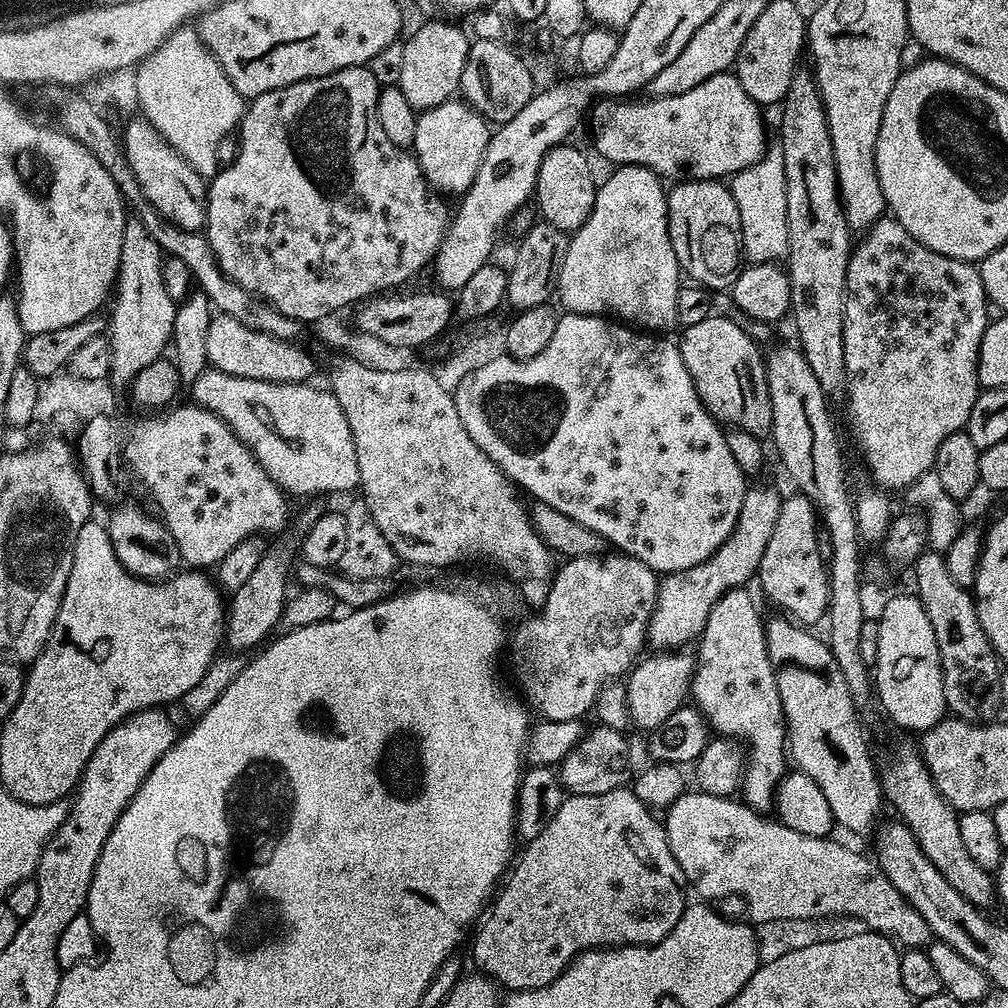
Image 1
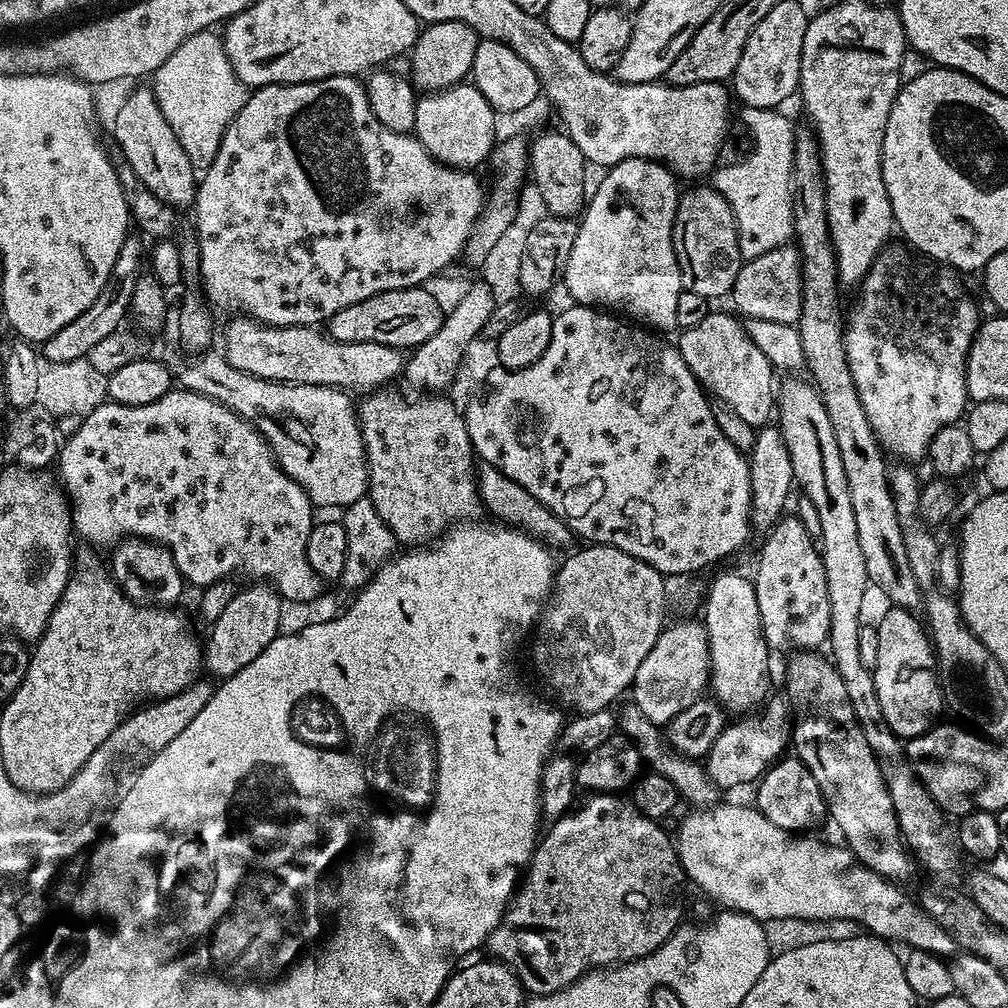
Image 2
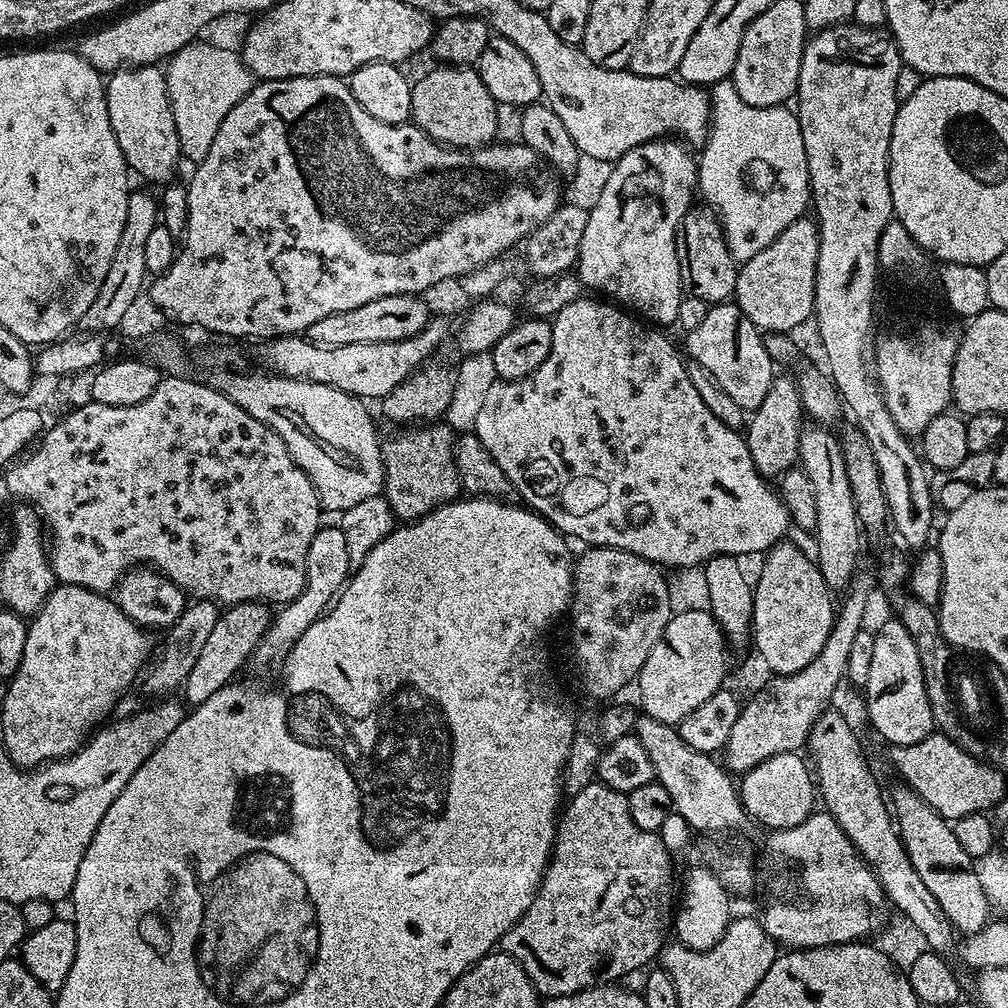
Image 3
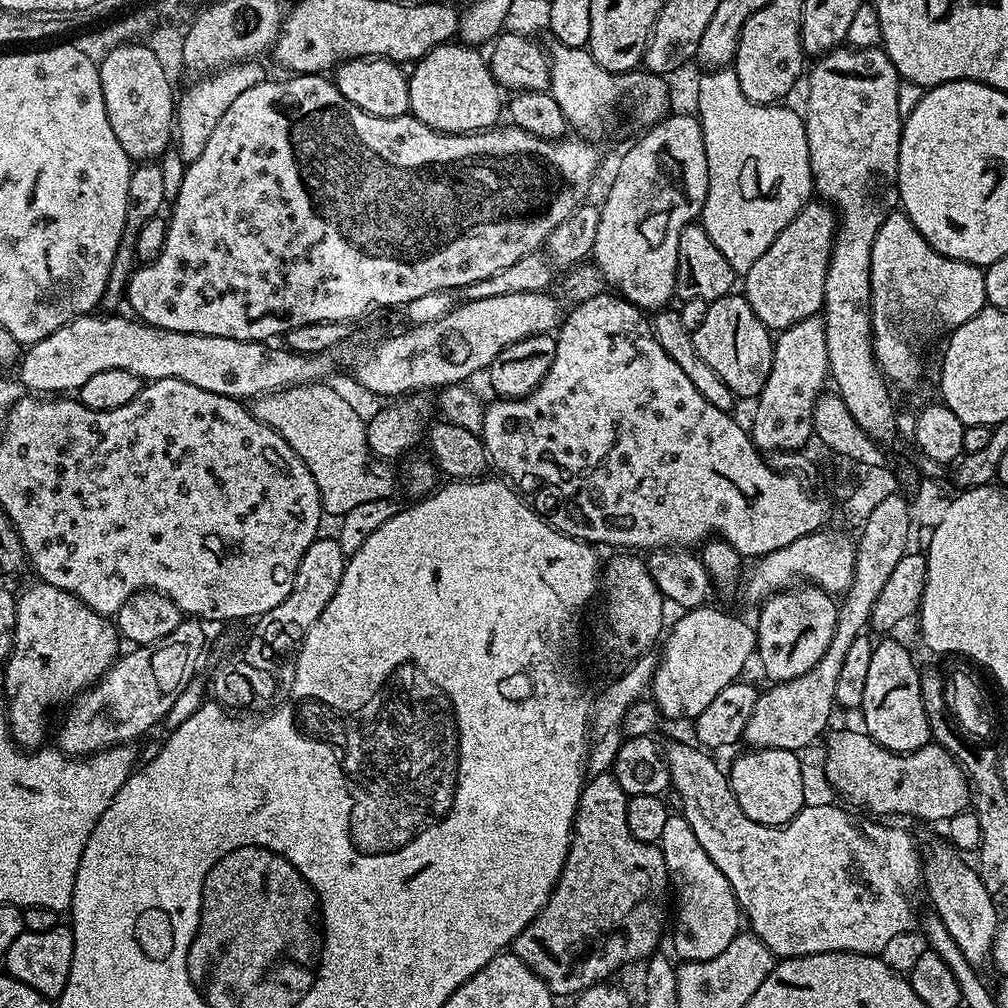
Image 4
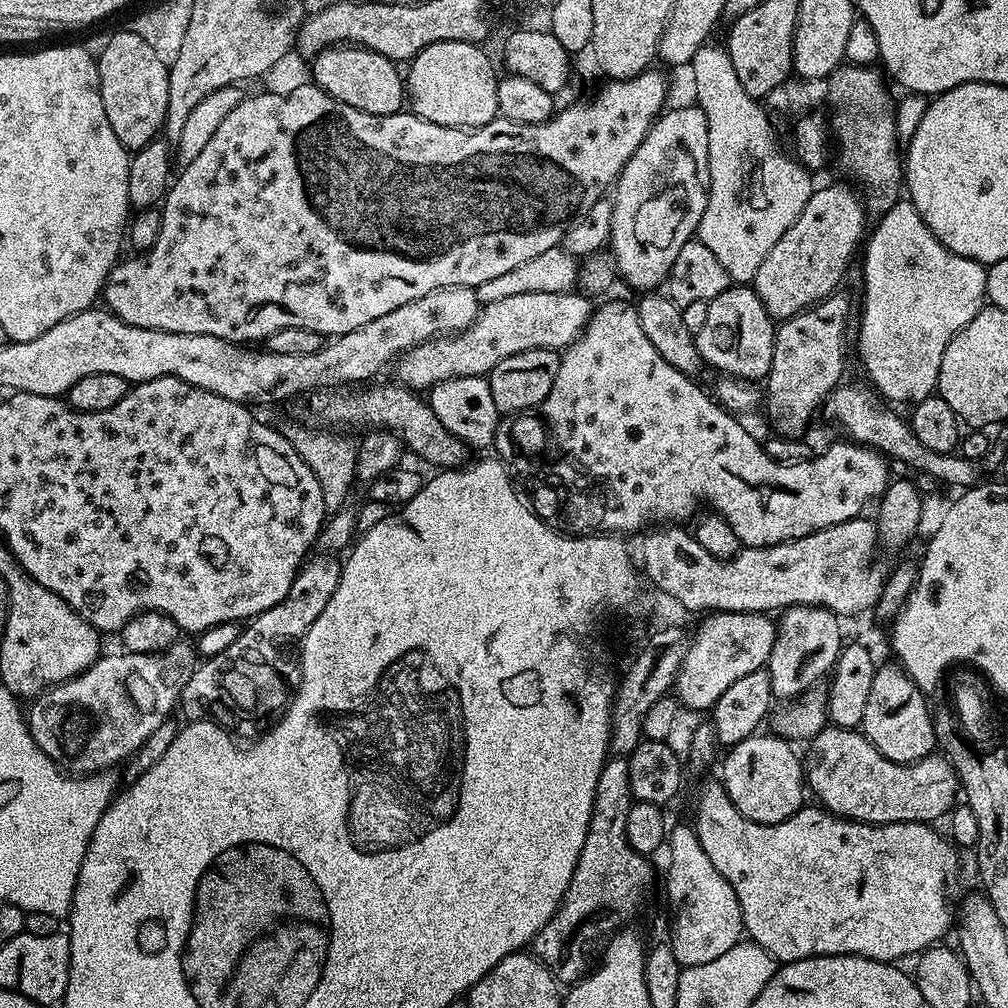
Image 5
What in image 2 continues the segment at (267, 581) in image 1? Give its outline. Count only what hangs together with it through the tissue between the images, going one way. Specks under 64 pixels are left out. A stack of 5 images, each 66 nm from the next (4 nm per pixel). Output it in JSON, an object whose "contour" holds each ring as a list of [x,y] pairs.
{"contour":[[[267,582],[249,583],[249,588],[241,587],[236,596],[226,605],[226,610],[218,614],[211,624],[208,641],[202,644],[202,668],[209,677],[227,678],[238,674],[242,666],[250,666],[276,636],[281,635],[280,619],[284,616],[285,601],[279,592]]]}

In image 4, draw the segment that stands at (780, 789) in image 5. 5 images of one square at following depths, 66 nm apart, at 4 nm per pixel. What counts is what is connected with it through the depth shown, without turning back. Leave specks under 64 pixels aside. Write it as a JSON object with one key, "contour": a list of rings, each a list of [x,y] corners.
{"contour":[[[758,748],[744,750],[740,757],[727,769],[726,775],[738,798],[738,806],[746,818],[754,818],[759,824],[785,824],[806,806],[804,800],[804,772],[800,769],[800,756],[790,750]]]}

